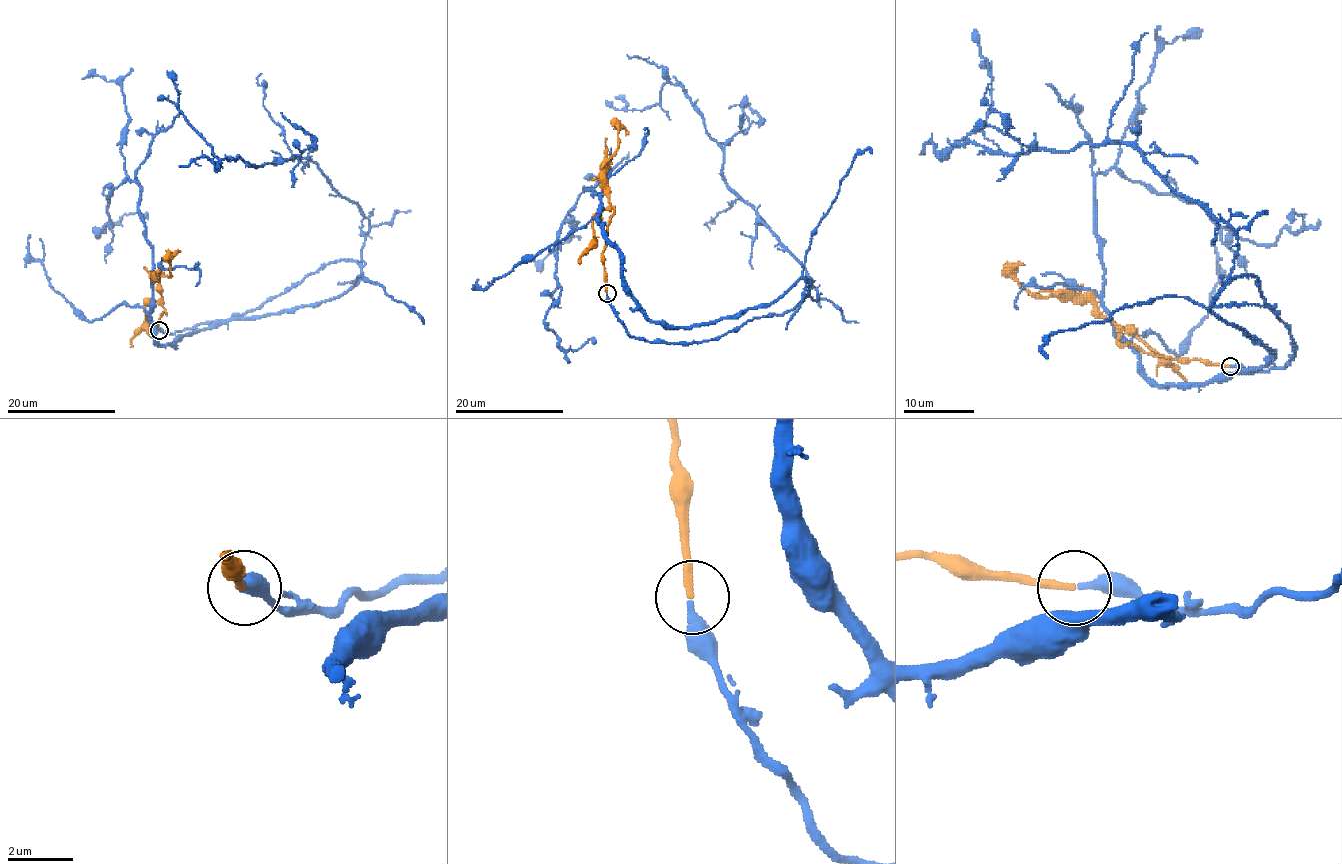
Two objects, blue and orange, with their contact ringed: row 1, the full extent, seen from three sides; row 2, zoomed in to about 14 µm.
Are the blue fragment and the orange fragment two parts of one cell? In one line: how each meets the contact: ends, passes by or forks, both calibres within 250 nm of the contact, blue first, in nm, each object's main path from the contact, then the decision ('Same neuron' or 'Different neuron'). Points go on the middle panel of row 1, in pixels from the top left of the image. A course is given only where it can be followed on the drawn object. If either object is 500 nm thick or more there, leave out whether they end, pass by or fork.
At the ring blue ends. At the ring orange ends. Thickness 280 nm (blue) against 200 nm. Course of blue: (607, 294), (631, 336), (688, 343), (808, 284), (662, 326), (586, 188), (544, 319), (596, 341). Course of orange: (607, 294), (602, 250), (615, 210), (605, 185), (605, 161), (616, 150), (617, 130), (624, 129), (628, 134). Same neuron

